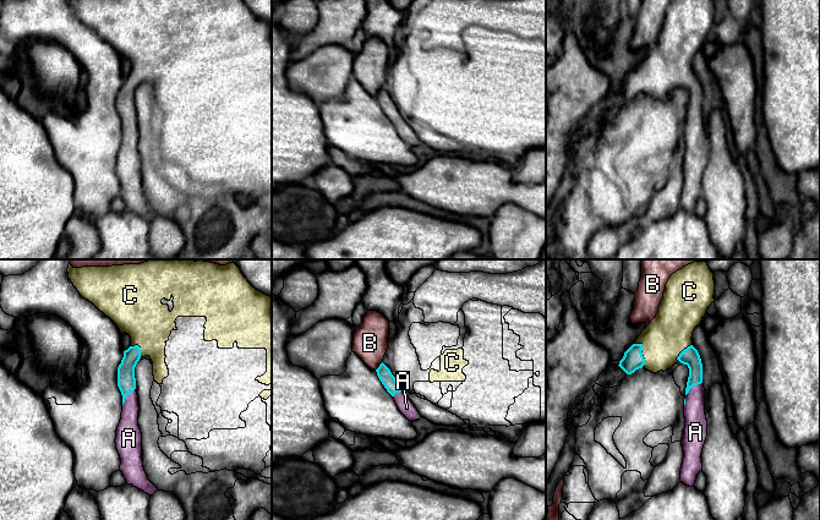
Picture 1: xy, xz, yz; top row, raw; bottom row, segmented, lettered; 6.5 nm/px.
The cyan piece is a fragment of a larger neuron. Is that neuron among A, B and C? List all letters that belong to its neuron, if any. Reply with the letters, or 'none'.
A, C

